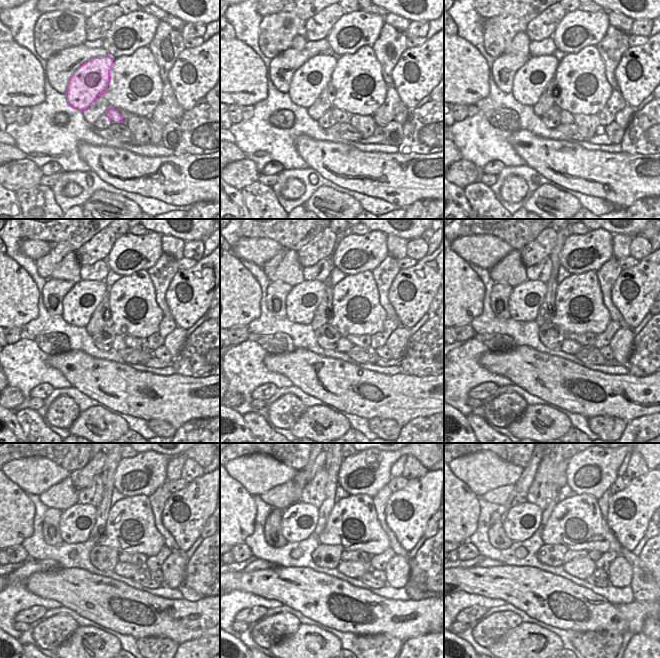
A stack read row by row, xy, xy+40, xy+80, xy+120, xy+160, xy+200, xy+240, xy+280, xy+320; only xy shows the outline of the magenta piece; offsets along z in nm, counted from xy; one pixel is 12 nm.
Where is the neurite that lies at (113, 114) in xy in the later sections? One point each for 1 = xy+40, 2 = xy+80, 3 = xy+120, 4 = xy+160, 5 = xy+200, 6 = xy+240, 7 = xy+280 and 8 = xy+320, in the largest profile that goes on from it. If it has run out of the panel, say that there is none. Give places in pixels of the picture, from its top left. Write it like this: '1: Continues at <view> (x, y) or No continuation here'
1: Continues at xy+40 (340, 116)
2: Continues at xy+80 (566, 117)
3: Continues at xy+120 (119, 344)
4: Continues at xy+160 (344, 345)
5: Continues at xy+200 (569, 346)
6: Continues at xy+240 (126, 570)
7: Continues at xy+280 (353, 569)
8: Continues at xy+320 (582, 568).

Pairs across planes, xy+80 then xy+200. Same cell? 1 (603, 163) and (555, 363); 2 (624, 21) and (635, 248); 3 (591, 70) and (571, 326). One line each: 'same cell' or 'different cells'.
1: same cell
2: different cells
3: same cell

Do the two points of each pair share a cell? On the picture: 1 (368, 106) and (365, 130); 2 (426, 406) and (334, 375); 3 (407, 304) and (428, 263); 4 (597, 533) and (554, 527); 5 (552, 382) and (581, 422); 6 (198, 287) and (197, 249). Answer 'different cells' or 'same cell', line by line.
1: different cells
2: same cell
3: same cell
4: same cell
5: different cells
6: different cells

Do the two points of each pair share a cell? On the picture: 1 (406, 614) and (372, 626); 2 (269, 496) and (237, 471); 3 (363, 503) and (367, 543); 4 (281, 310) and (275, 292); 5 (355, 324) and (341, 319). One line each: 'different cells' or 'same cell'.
1: same cell
2: different cells
3: same cell
4: same cell
5: same cell

